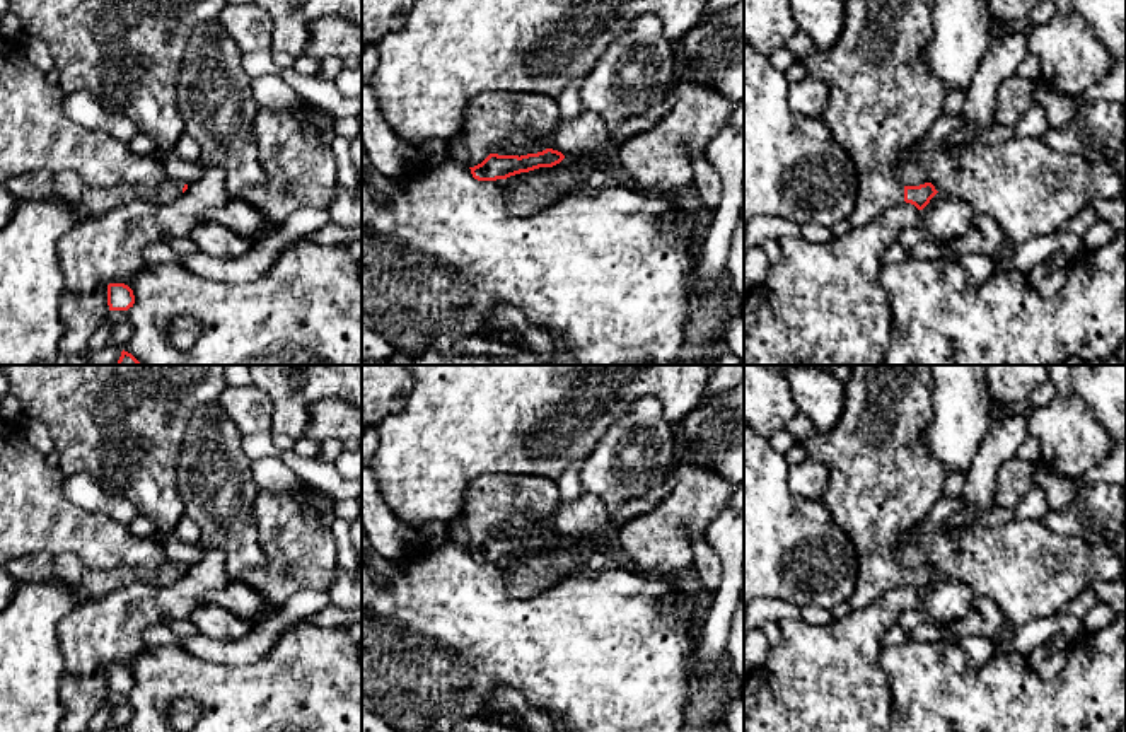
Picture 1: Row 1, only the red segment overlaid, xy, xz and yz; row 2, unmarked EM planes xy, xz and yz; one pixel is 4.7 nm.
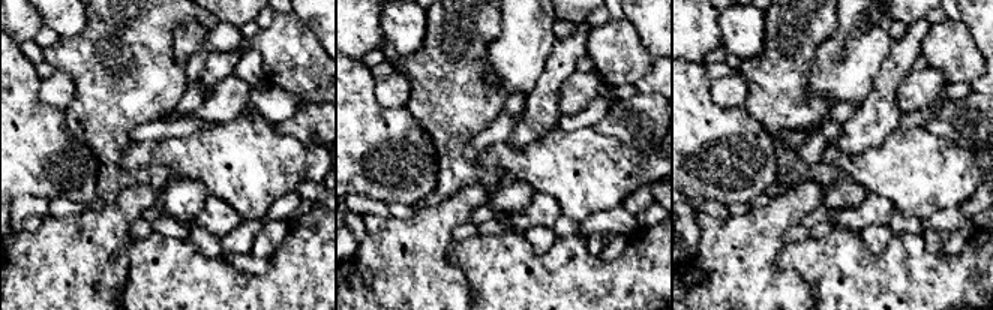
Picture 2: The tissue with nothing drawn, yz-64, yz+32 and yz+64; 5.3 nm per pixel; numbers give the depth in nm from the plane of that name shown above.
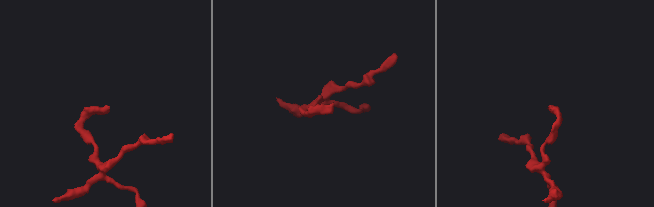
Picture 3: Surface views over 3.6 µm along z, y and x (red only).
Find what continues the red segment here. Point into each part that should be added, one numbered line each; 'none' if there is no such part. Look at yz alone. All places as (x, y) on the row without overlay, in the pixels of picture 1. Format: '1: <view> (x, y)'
1: yz (881, 478)

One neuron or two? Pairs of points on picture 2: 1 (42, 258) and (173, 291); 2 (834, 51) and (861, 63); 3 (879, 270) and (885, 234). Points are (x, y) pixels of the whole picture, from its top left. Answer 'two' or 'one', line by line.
1: two
2: one
3: two

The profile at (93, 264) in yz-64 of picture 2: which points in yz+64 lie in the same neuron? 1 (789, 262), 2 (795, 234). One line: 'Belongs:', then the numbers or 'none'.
Belongs: none

